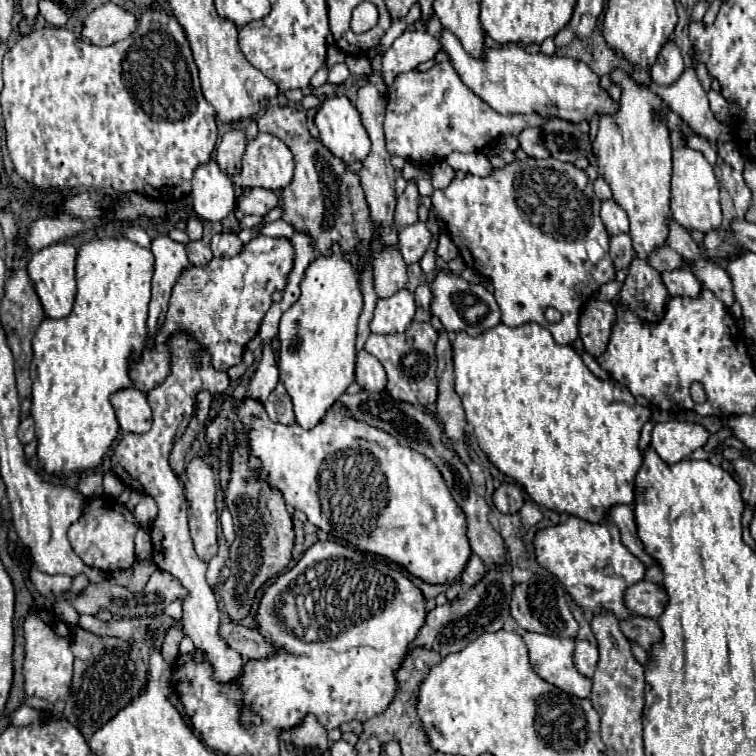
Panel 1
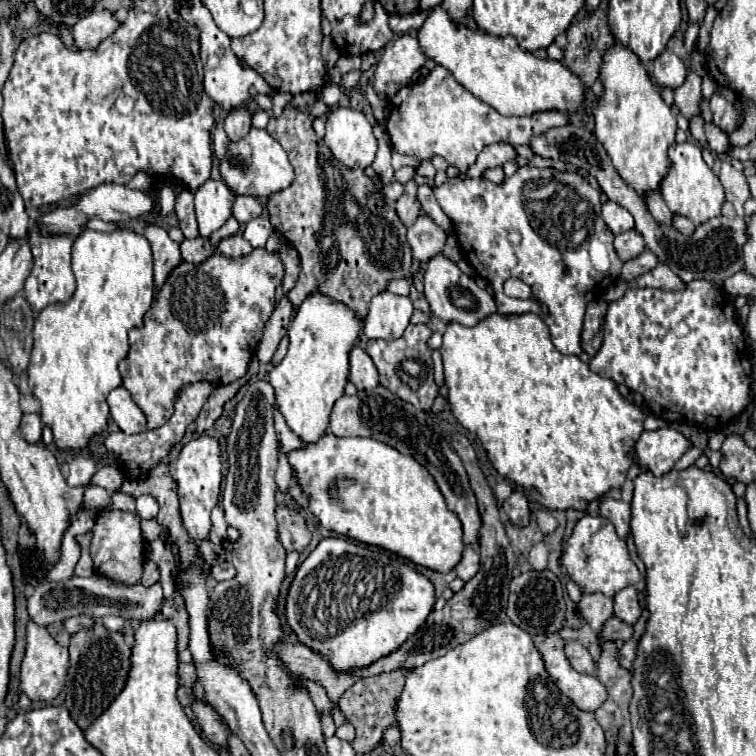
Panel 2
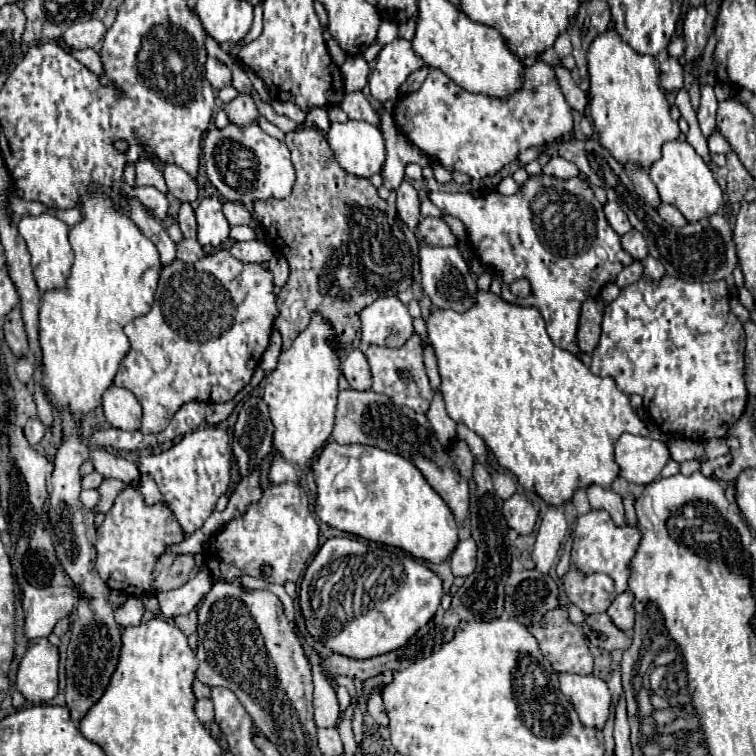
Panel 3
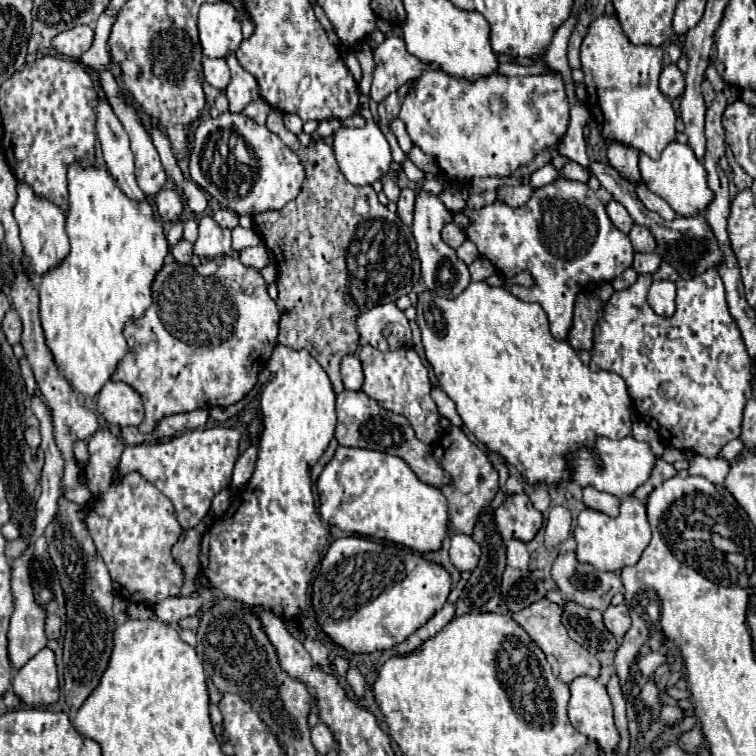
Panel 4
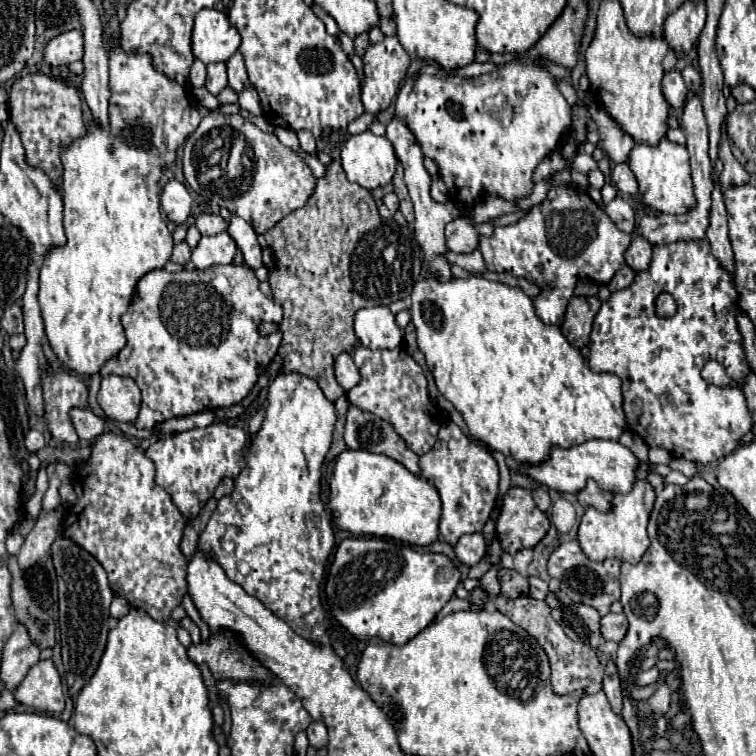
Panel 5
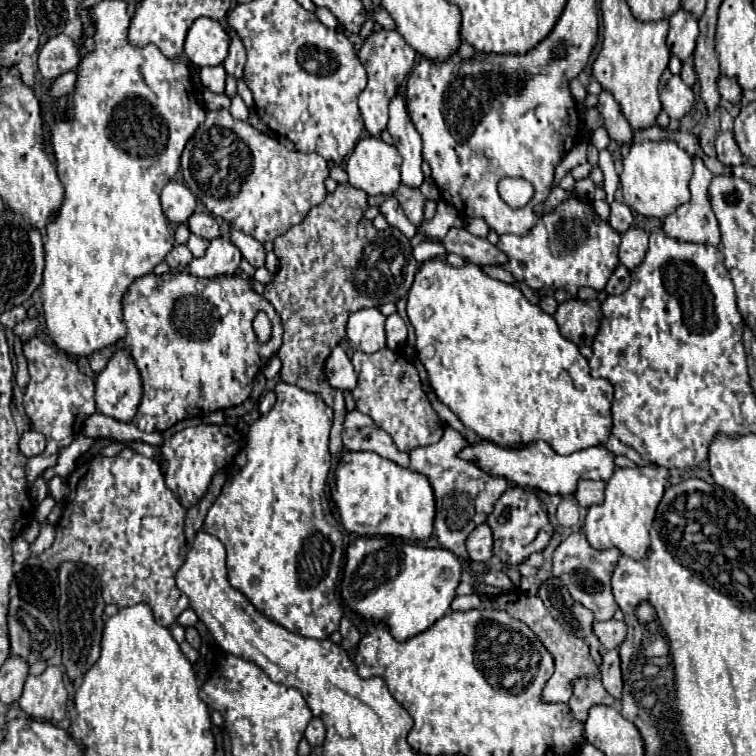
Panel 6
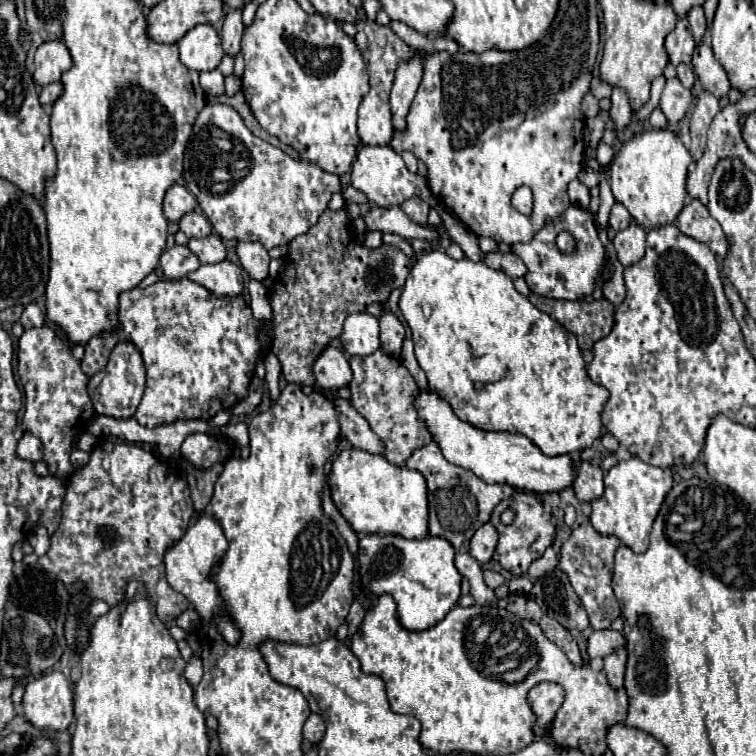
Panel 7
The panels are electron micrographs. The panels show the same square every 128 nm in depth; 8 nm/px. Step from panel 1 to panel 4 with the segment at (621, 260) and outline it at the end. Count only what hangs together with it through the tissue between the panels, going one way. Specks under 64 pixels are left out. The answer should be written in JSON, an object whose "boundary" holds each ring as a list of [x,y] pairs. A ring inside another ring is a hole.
{"boundary":[[[634,226],[634,228],[630,230],[628,238],[632,240],[634,252],[654,252],[654,248],[656,248],[656,242],[654,242],[652,234],[650,234],[648,228],[644,228],[644,226]]]}

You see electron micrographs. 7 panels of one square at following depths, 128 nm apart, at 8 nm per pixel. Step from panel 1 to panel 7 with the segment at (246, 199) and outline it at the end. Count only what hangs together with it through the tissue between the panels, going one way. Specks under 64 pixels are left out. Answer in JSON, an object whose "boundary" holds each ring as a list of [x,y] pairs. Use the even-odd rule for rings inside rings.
{"boundary":[[[190,212],[180,220],[180,230],[188,238],[206,238],[206,236],[212,234],[212,224],[204,214]]]}

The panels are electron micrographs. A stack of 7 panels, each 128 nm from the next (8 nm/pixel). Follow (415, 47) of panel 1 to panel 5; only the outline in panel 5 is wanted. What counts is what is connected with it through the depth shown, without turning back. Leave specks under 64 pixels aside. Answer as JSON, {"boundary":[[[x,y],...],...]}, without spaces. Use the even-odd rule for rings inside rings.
{"boundary":[[[388,36],[372,44],[364,56],[366,82],[362,88],[362,102],[366,112],[378,114],[390,106],[410,66],[410,56],[396,36]]]}

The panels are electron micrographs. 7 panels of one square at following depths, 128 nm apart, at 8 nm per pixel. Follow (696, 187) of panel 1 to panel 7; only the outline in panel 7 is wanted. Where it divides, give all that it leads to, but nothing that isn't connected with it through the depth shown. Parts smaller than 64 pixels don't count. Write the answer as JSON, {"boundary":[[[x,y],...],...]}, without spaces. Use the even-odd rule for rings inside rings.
{"boundary":[[[670,130],[642,132],[618,146],[610,168],[610,184],[616,202],[624,204],[644,228],[672,224],[686,204],[686,176],[692,158],[680,138]]]}

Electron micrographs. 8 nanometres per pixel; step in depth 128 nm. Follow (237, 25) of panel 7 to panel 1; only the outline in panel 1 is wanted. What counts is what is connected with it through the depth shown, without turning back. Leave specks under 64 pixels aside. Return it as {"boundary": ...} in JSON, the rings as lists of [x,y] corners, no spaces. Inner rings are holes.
{"boundary":[[[232,128],[222,136],[222,142],[216,148],[216,162],[222,172],[228,176],[236,176],[242,170],[242,156],[246,148],[244,130]]]}

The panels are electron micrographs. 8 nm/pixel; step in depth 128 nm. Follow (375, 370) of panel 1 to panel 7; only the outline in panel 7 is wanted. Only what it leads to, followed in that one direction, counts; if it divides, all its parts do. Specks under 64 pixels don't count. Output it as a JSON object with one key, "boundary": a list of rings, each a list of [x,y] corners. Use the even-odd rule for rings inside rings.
{"boundary":[[[328,346],[314,364],[314,376],[314,390],[336,392],[352,382],[352,368],[340,348]]]}

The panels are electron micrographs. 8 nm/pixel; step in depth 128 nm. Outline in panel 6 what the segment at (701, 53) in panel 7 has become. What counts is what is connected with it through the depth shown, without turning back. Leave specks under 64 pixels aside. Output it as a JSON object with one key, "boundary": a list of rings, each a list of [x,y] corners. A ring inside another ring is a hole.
{"boundary":[[[720,76],[718,88],[720,88],[720,96],[732,104],[738,104],[742,100],[742,88],[740,84],[736,84],[736,80],[728,80],[726,76]]]}

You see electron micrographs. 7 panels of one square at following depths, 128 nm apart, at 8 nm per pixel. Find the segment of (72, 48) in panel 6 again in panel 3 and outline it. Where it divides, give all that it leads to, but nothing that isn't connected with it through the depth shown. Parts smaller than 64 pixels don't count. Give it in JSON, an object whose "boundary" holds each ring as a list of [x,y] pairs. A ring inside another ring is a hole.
{"boundary":[[[86,20],[86,22],[76,22],[72,28],[68,28],[62,36],[64,44],[70,48],[94,48],[102,42],[106,34],[106,26],[100,20]]]}

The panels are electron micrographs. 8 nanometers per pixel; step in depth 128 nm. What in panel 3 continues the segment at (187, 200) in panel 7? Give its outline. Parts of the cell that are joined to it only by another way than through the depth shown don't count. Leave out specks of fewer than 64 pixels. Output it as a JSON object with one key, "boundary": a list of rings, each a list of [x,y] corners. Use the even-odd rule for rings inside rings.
{"boundary":[[[130,188],[124,192],[124,198],[130,200],[130,198],[136,198],[152,216],[156,218],[166,218],[166,210],[168,210],[168,200],[162,192],[158,192],[156,188]]]}

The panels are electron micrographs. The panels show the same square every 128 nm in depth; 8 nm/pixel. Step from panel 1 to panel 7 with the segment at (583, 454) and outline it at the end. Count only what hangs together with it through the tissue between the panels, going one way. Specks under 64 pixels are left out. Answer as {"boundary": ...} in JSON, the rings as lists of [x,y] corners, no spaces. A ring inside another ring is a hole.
{"boundary":[[[430,250],[424,252],[416,258],[416,264],[412,266],[406,286],[402,290],[400,296],[400,310],[408,322],[408,326],[412,328],[412,340],[414,340],[414,348],[416,348],[416,358],[418,364],[424,368],[426,376],[428,376],[428,384],[430,390],[436,390],[436,394],[440,394],[456,412],[456,416],[480,430],[494,430],[494,432],[518,432],[528,436],[546,456],[560,456],[560,454],[570,454],[570,452],[578,452],[584,448],[590,448],[592,442],[596,438],[602,436],[602,408],[608,400],[608,390],[600,384],[594,384],[588,374],[586,374],[586,364],[582,360],[576,336],[572,336],[572,332],[568,332],[564,326],[556,324],[552,326],[552,318],[544,312],[540,312],[526,296],[522,296],[514,284],[512,278],[506,276],[504,272],[496,272],[492,268],[488,268],[484,262],[474,262],[470,258],[462,258],[462,260],[454,260],[448,254],[440,252],[440,250]]]}

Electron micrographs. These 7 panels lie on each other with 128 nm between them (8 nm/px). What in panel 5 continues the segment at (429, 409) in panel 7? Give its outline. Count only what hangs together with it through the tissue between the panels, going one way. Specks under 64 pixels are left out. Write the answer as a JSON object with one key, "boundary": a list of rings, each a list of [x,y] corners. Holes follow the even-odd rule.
{"boundary":[[[586,440],[578,446],[572,448],[554,448],[550,458],[538,466],[530,466],[524,464],[520,466],[520,472],[526,472],[528,476],[532,476],[536,482],[546,484],[552,490],[558,492],[580,492],[586,486],[588,478],[594,478],[596,484],[606,490],[606,492],[614,492],[614,494],[626,494],[632,490],[634,482],[636,482],[636,472],[638,472],[638,464],[640,460],[634,456],[634,452],[630,448],[626,448],[620,442],[612,442],[612,440]]]}

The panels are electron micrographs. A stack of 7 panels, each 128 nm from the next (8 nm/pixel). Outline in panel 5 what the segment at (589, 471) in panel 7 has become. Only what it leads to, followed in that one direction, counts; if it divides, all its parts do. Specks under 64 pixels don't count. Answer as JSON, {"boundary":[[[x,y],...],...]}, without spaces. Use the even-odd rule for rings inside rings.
{"boundary":[[[588,480],[586,488],[578,492],[578,502],[580,502],[584,508],[594,506],[594,508],[600,510],[600,512],[610,512],[610,510],[612,510],[612,494],[600,490],[594,480]]]}

